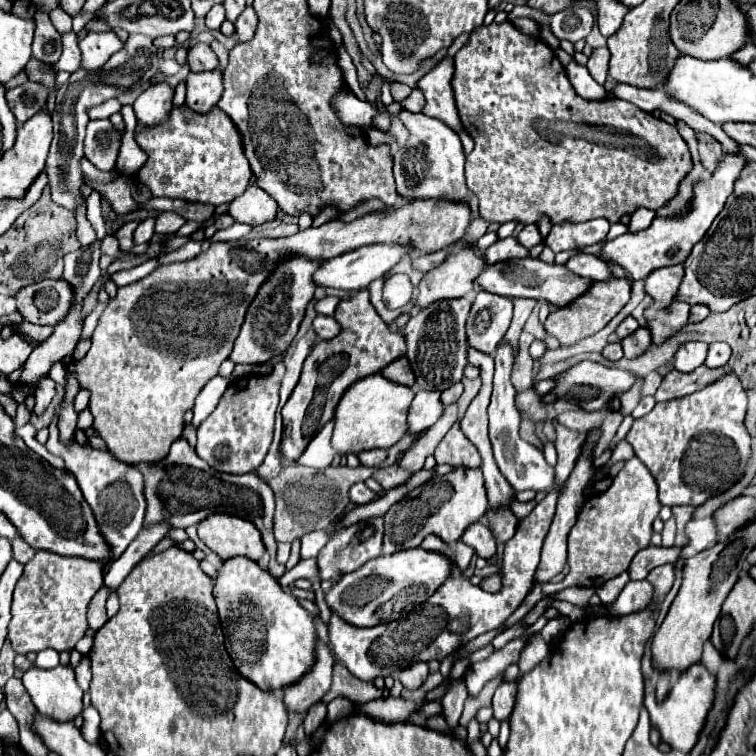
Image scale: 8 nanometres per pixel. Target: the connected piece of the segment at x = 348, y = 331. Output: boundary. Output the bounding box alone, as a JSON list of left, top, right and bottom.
[280,290,406,460]

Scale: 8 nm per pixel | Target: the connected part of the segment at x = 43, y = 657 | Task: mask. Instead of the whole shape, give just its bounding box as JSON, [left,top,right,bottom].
[34,648,58,670]

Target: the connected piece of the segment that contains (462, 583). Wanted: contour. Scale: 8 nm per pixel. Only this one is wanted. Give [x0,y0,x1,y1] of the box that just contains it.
[328,492,556,682]

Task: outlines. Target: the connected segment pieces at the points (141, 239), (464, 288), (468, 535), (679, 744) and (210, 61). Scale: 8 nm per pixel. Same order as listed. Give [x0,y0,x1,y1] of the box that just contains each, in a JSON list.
[[134,217,156,244],[414,248,482,310],[462,522,496,560],[643,664,716,754],[188,44,218,72]]

